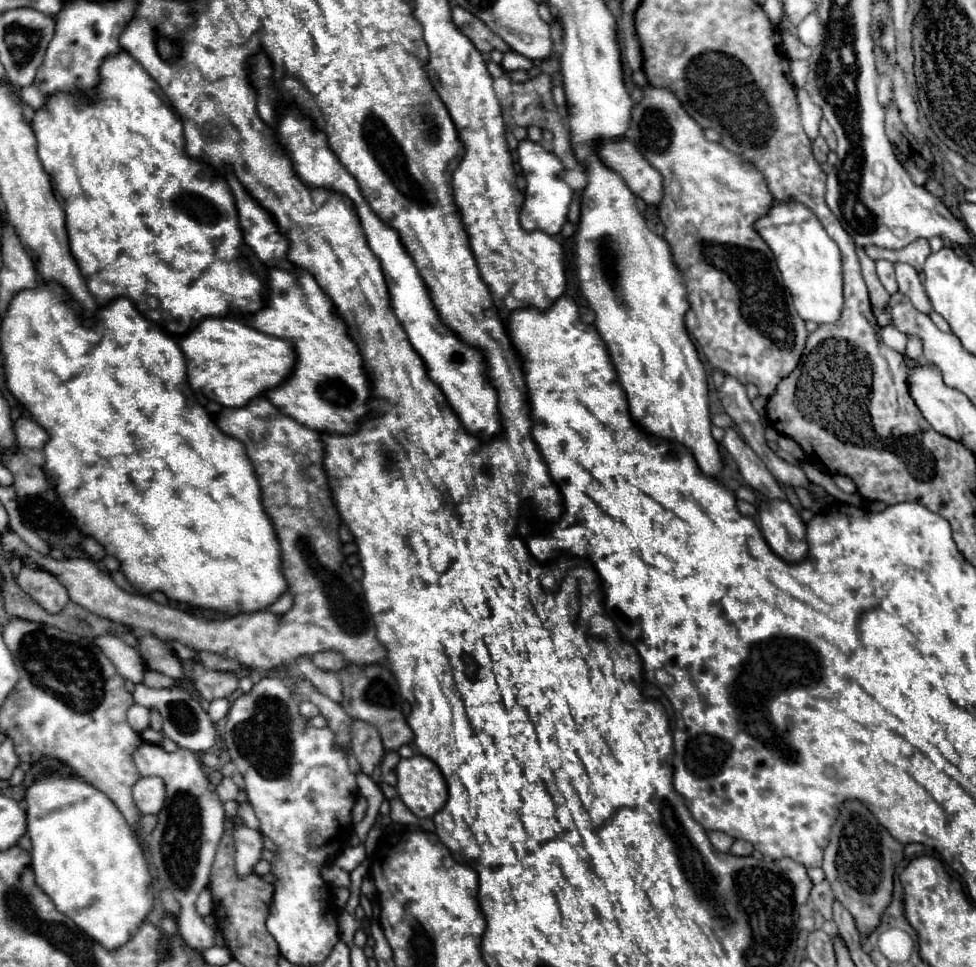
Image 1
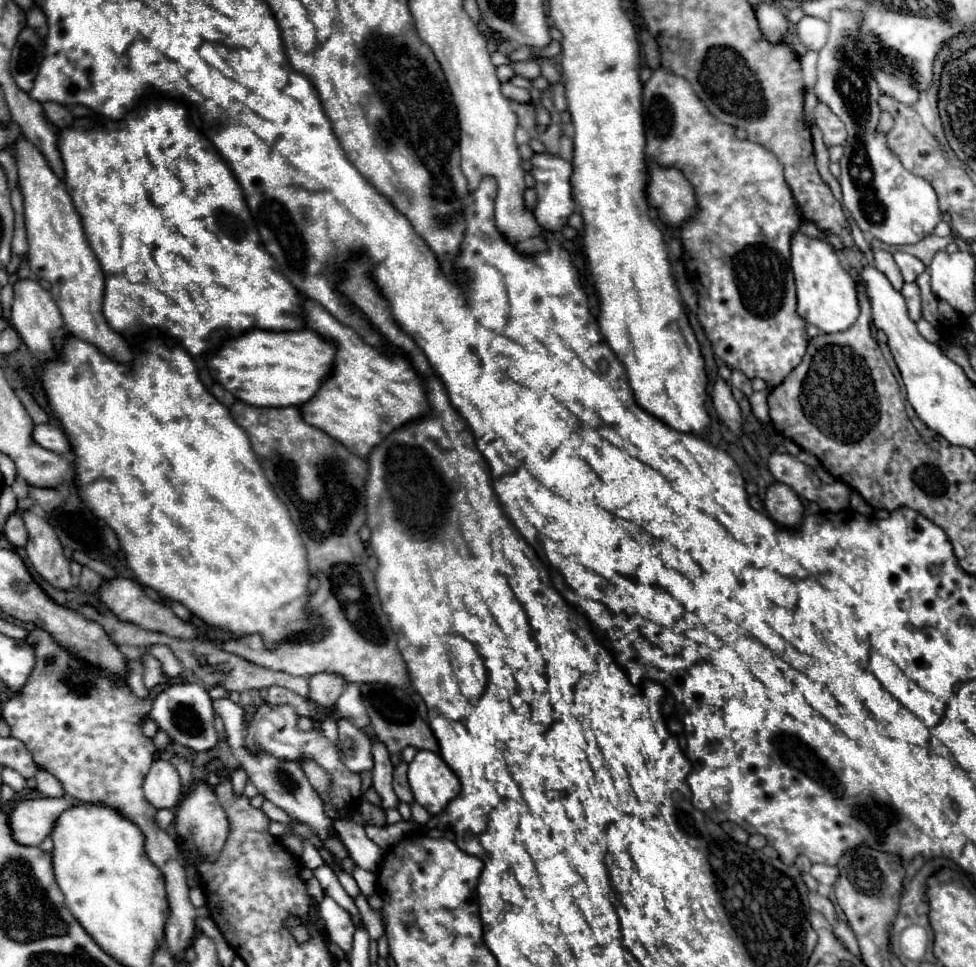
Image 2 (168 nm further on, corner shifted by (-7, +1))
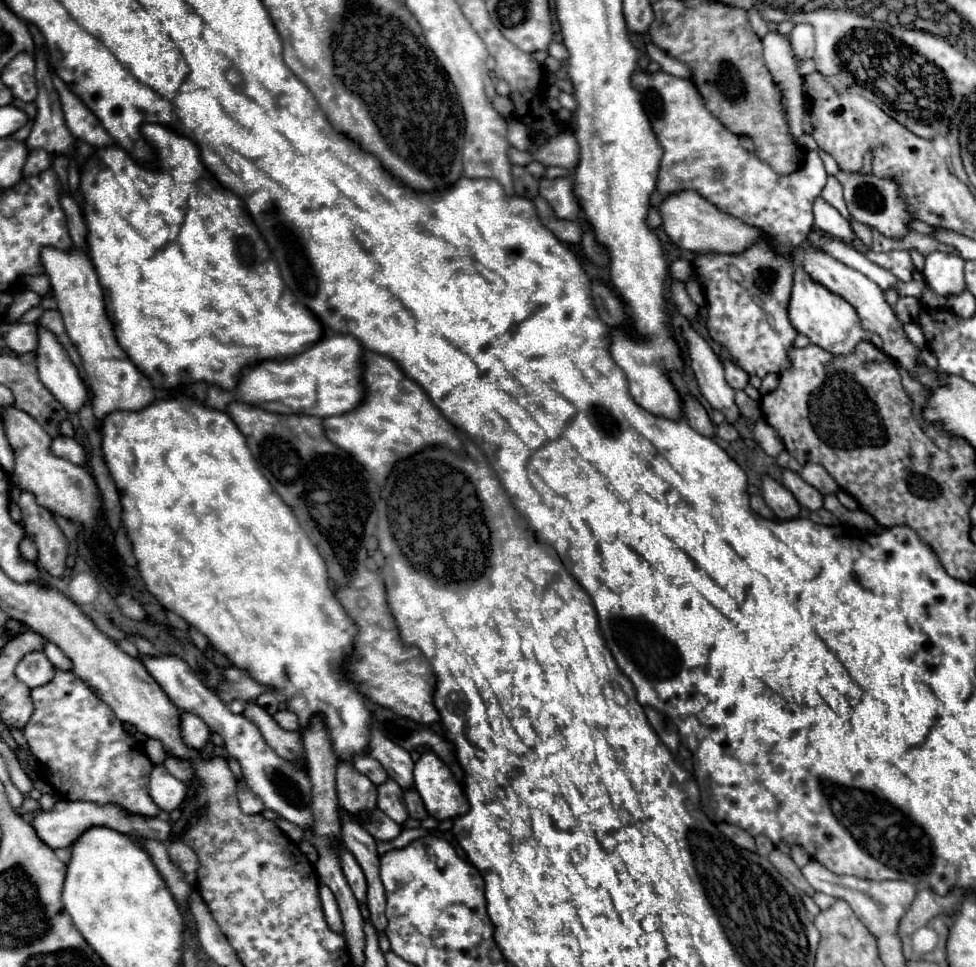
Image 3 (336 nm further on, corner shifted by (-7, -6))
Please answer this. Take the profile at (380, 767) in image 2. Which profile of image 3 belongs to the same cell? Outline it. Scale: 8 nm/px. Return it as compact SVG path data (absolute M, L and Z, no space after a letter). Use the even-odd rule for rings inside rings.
M388 779L384 785L378 787L378 809L384 811L398 825L406 823L408 811L404 807L404 793L396 781Z

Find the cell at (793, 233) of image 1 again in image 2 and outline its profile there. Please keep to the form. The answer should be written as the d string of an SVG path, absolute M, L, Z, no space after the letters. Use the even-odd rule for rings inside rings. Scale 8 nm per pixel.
M802 232L792 234L792 258L790 266L796 278L798 290L798 314L808 322L818 326L822 332L842 332L848 330L858 318L856 282L840 264L836 250L824 238L812 238Z

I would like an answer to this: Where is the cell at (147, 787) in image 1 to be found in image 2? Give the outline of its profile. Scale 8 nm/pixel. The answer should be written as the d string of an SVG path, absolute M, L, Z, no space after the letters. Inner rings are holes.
M156 760L144 780L144 796L154 808L174 808L182 792L176 768L164 760Z

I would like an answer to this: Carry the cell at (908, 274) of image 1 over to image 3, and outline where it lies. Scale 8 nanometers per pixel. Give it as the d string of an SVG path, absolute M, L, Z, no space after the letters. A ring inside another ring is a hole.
M868 251L866 257L870 261L874 261L876 265L880 265L882 269L890 271L892 275L896 275L900 281L912 281L914 263L912 263L908 251L886 251L886 253Z

